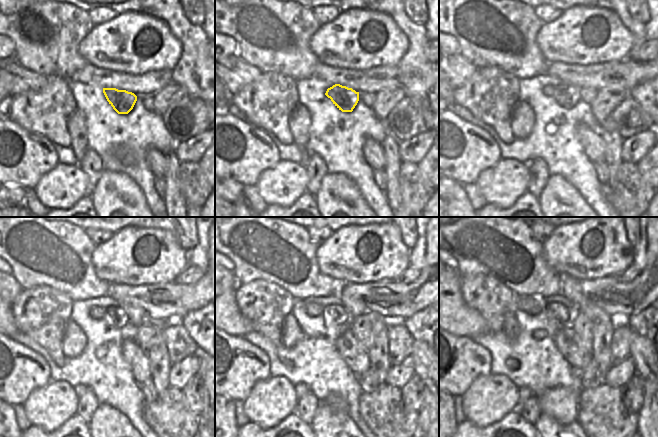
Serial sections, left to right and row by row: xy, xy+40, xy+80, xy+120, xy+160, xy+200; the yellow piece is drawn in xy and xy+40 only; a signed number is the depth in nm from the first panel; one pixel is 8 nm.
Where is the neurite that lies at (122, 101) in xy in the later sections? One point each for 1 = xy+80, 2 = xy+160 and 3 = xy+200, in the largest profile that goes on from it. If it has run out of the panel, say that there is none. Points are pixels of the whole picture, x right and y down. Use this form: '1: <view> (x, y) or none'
1: xy+80 (567, 95)
2: xy+160 (339, 314)
3: xy+200 (558, 311)

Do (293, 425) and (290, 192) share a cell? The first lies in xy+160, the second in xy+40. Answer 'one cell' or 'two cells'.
two cells

